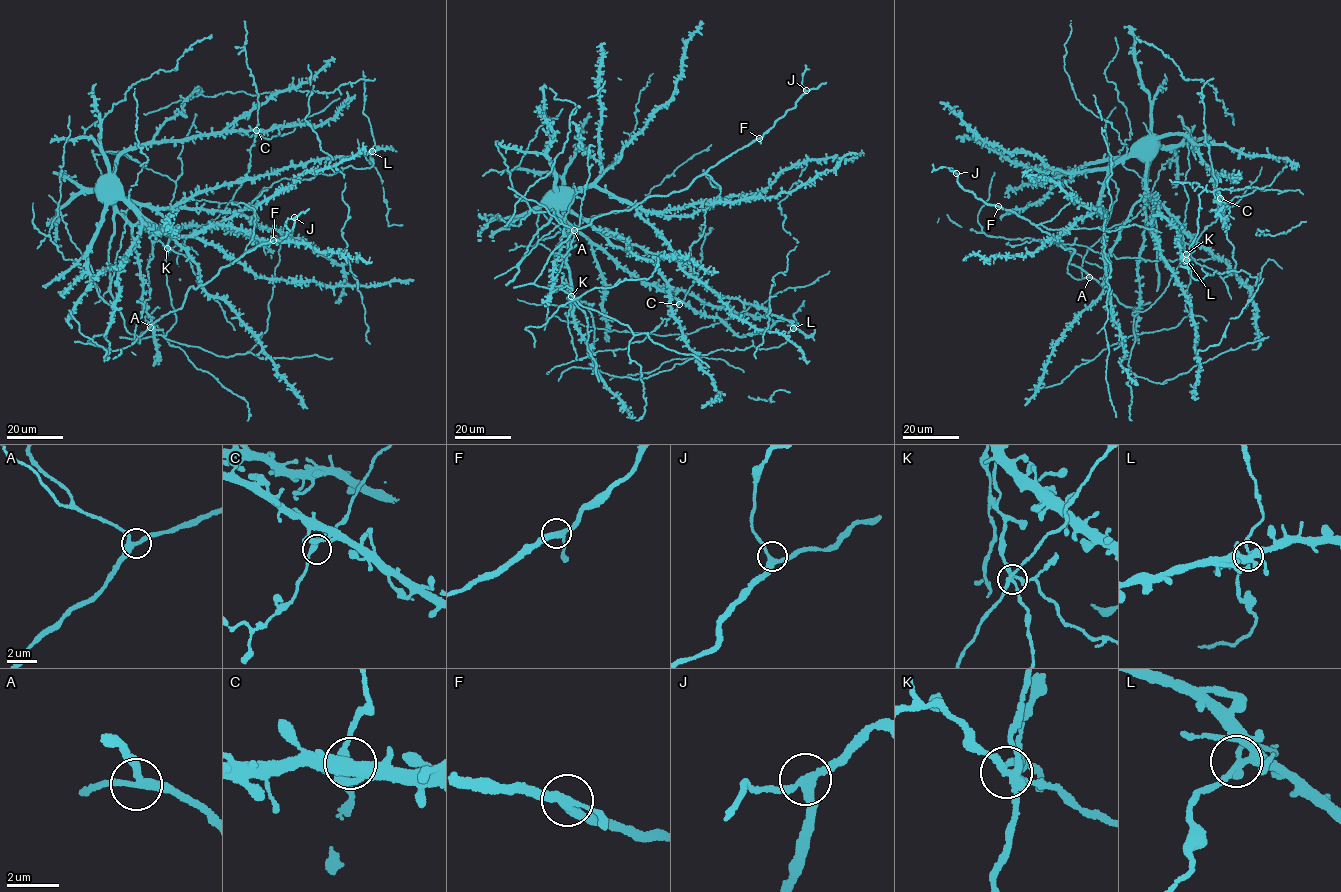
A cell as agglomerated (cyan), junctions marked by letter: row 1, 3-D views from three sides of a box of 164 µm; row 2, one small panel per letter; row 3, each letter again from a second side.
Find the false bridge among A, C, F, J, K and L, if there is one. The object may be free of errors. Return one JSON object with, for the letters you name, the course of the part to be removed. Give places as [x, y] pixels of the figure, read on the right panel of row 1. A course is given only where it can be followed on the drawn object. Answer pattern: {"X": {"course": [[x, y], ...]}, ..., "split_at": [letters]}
{"K": {"course": [[1186, 254], [1183, 240], [1182, 257], [1173, 261], [1117, 258], [1087, 246], [1041, 240], [1019, 245], [1008, 242]]}, "split_at": ["K"]}

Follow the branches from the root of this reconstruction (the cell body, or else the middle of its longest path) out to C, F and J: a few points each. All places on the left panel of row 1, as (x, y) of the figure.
C: (104, 194), (107, 176), (112, 173), (120, 155), (127, 151), (152, 143), (256, 130)
F: (104, 194), (127, 200), (167, 232), (193, 236), (222, 225), (256, 235), (258, 245), (240, 256), (273, 240)
J: (104, 194), (167, 232), (193, 236), (222, 225), (256, 235), (258, 245), (240, 256), (284, 237), (294, 217)

